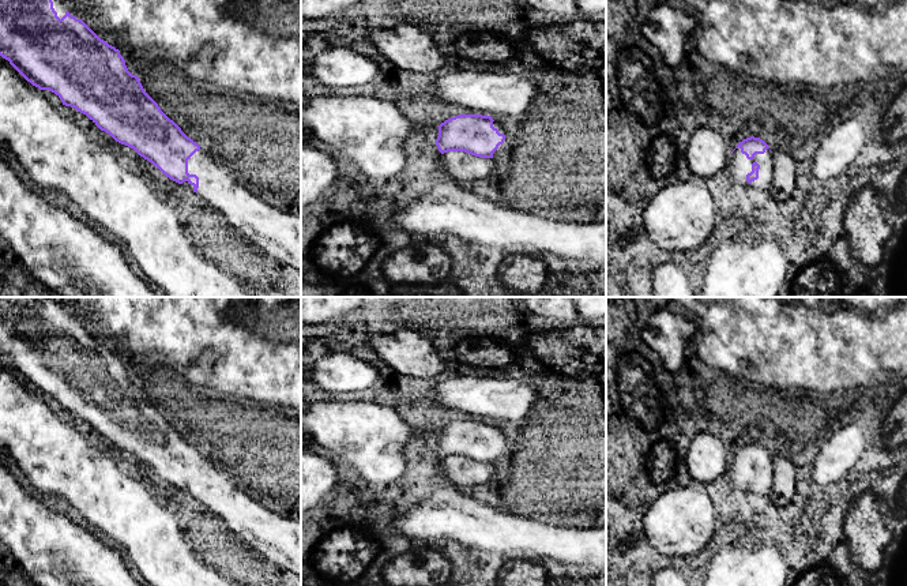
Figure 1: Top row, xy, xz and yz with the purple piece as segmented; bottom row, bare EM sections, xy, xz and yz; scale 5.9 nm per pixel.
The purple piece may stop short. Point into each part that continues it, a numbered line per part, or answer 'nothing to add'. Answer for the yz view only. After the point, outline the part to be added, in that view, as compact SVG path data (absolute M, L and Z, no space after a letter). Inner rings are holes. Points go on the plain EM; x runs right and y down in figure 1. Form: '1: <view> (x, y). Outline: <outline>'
1: yz (740, 470). Outline: M735 454L730 461L730 476L733 482L742 491L749 495L764 495L769 496L772 491L772 472L774 463L769 454L764 459L756 459L753 465L748 465L745 459L741 458L741 454ZM757 467L760 470L759 484L750 489L746 487L746 480L752 477L752 469Z

